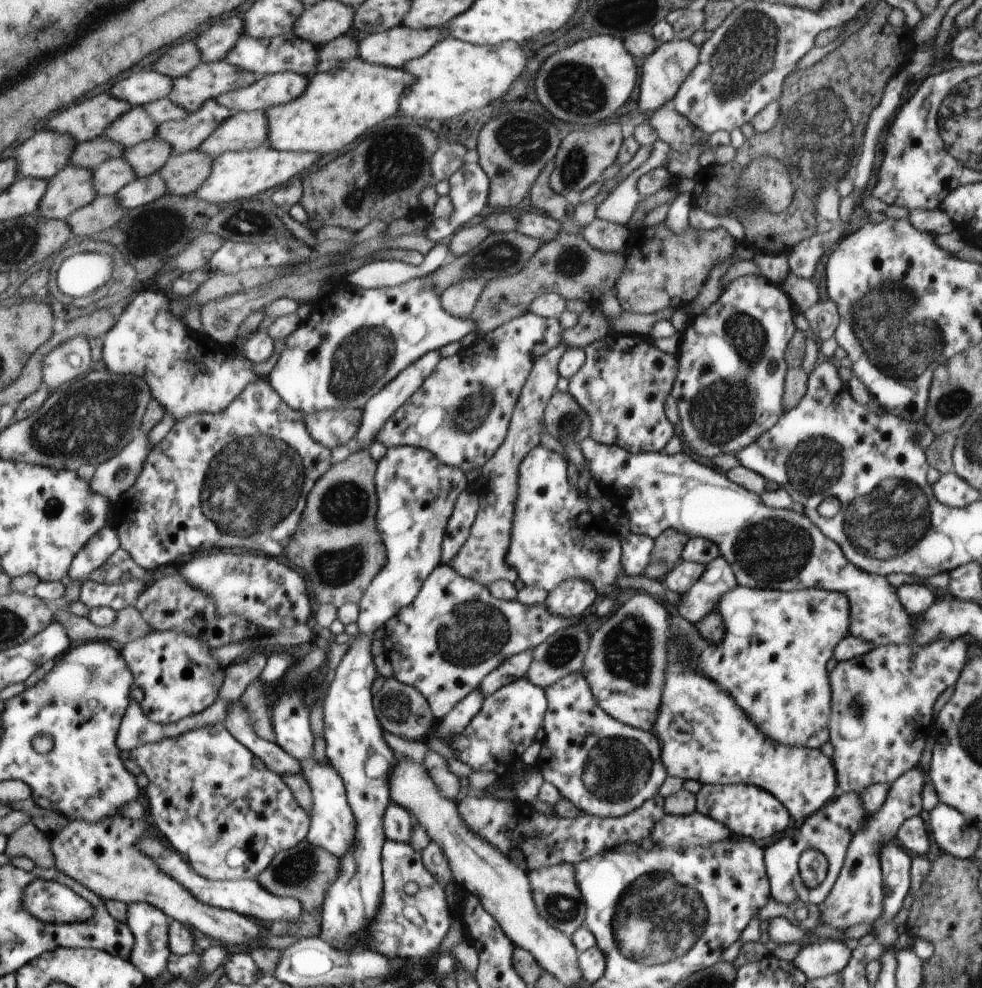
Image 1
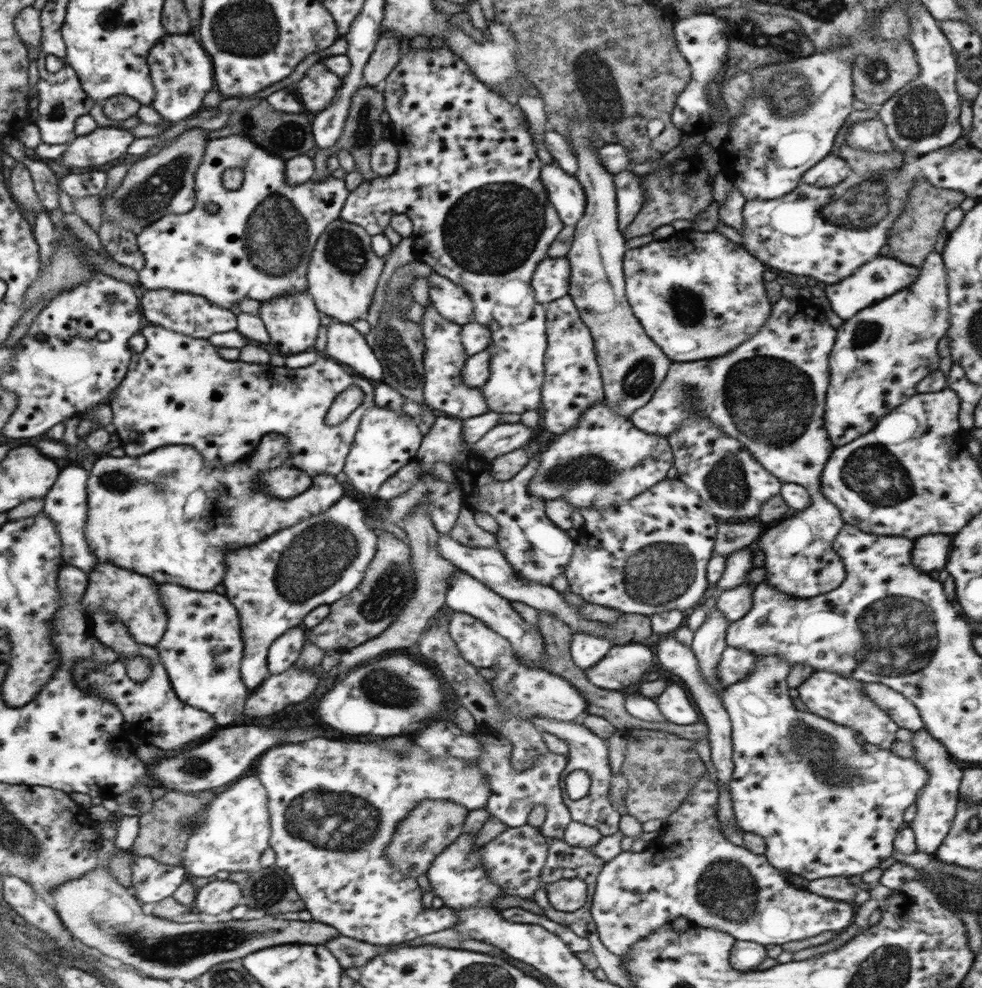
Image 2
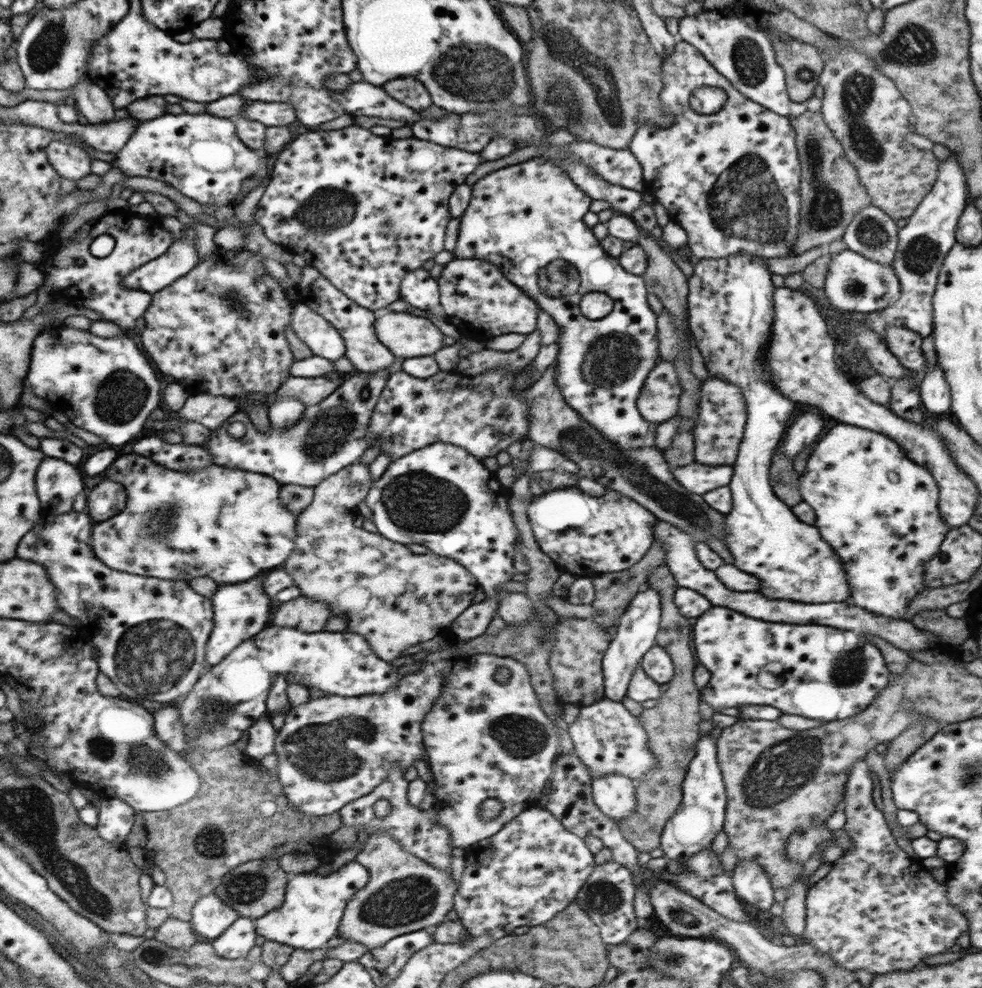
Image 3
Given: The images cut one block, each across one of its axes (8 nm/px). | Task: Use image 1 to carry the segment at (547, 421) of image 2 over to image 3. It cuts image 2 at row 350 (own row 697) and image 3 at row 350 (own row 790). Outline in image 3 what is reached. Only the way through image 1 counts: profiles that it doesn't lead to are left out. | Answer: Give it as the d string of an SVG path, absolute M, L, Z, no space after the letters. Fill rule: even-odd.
M543 155L490 172L472 188L472 199L461 216L454 258L487 260L495 264L512 284L523 290L539 309L558 323L556 380L562 396L618 450L643 448L650 424L638 412L636 400L644 379L660 360L658 315L648 305L649 292L643 277L626 272L620 266L619 258L608 255L593 230L584 223L584 215L590 211L593 199L580 190L562 168ZM589 292L605 292L612 299L613 311L607 317L590 320L581 314L579 303Z

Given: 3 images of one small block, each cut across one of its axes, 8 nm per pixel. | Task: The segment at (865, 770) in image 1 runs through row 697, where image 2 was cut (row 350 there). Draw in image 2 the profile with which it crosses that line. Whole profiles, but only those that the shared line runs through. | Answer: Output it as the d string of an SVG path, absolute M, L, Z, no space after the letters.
M936 251L918 267L920 276L896 295L864 308L837 328L829 356L824 427L831 446L845 446L871 431L878 421L914 396L918 383L940 366L938 341L950 328L946 267Z

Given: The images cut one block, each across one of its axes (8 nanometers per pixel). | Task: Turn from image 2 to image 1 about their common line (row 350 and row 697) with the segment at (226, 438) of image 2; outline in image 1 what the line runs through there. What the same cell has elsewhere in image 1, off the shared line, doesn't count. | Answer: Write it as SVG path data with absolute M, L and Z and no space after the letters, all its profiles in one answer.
M154 631L144 637L126 643L123 656L134 673L135 686L144 690L144 696L138 704L144 714L155 723L178 723L192 715L198 715L206 710L219 698L223 688L226 667L221 666L210 653L209 644L194 635L178 631Z

